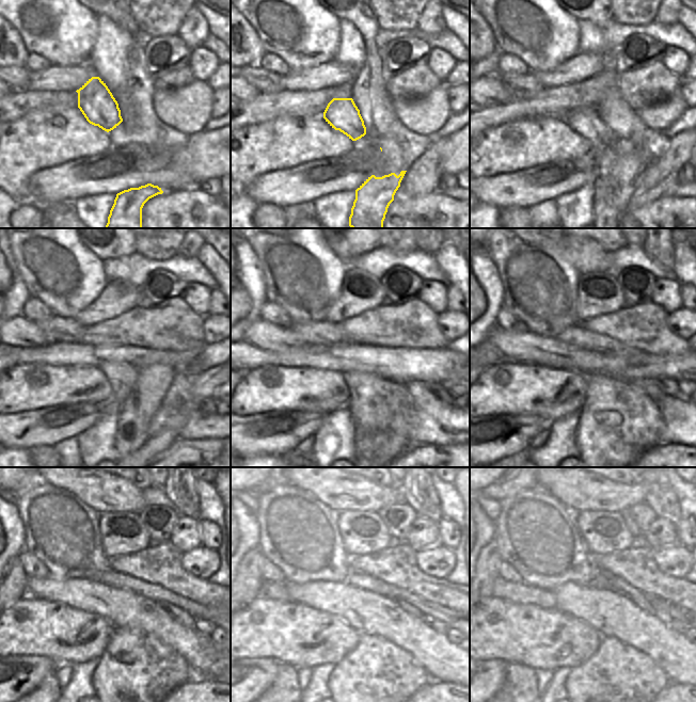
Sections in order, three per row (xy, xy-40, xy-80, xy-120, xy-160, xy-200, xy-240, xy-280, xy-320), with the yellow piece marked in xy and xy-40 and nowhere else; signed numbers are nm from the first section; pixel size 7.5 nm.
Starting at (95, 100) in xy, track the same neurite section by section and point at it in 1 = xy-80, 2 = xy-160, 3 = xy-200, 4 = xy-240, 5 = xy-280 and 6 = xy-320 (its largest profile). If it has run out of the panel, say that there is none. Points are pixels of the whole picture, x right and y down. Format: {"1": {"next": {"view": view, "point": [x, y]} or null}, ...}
{"1": {"next": {"view": "xy-80", "point": [587, 122]}}, "2": {"next": {"view": "xy-160", "point": [377, 405]}}, "3": {"next": {"view": "xy-200", "point": [618, 423]}}, "4": {"next": {"view": "xy-240", "point": [136, 671]}}, "5": {"next": {"view": "xy-280", "point": [369, 684]}}, "6": {"next": {"view": "xy-320", "point": [625, 679]}}}

